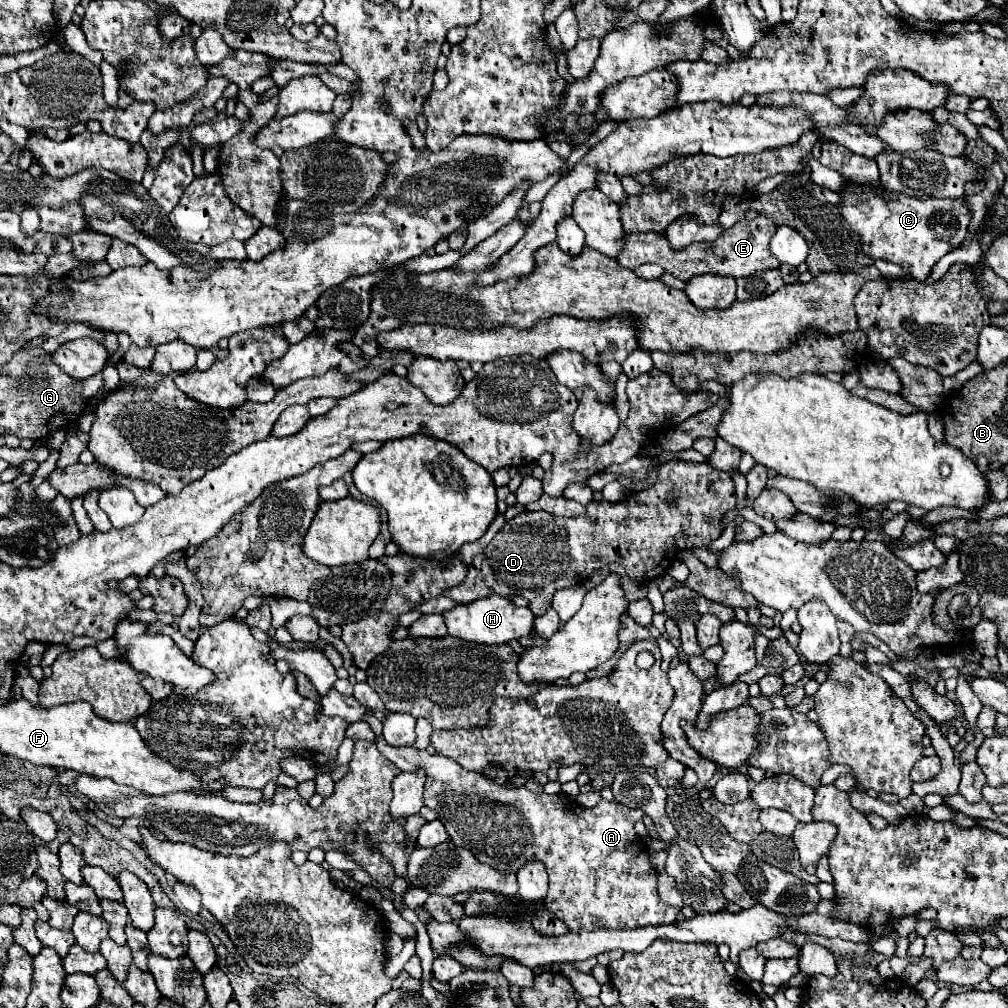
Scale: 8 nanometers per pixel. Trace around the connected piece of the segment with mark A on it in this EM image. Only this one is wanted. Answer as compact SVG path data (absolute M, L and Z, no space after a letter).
M384 737L376 739L376 745L378 745L378 751L384 753L386 759L390 759L400 771L418 771L422 769L426 773L426 785L424 785L424 805L428 809L434 809L438 813L438 819L442 821L442 825L446 827L448 835L450 835L450 841L456 845L456 847L464 847L468 851L474 853L476 859L480 859L482 863L486 865L492 865L494 869L502 871L502 873L518 873L520 867L524 867L528 861L540 861L548 875L550 875L550 889L548 889L548 897L544 901L544 907L554 913L558 919L562 919L570 931L594 931L594 929L636 929L636 927L646 927L646 925L664 925L664 923L674 923L676 921L676 915L680 913L680 909L676 907L670 907L666 903L660 901L658 897L658 885L656 885L656 871L654 867L650 865L650 855L648 855L648 849L644 849L644 843L640 841L640 837L636 835L634 831L634 823L638 819L644 817L644 811L642 809L628 809L626 805L620 805L620 803L612 803L612 801L600 801L596 807L592 809L580 809L580 805L574 805L574 801L564 795L564 793L558 793L558 795L546 795L546 793L532 793L530 789L526 787L508 787L508 785L500 785L496 781L492 781L490 777L486 777L484 773L474 773L474 771L466 771L464 767L460 767L456 761L452 761L450 757L444 757L444 755L432 755L428 751L420 751L416 747L390 747Z

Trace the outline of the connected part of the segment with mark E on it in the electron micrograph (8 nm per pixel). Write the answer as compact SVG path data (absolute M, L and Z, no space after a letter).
M758 215L752 221L740 221L732 229L724 231L714 243L704 243L704 245L690 245L688 249L674 251L664 235L658 233L626 233L624 235L624 253L616 257L616 263L624 269L636 269L638 265L644 263L656 263L664 271L672 273L678 279L690 281L696 275L704 273L714 273L714 275L730 275L730 277L746 277L756 271L766 271L766 269L778 269L780 261L772 257L772 251L768 249L768 241L772 239L772 233L776 233L776 225L768 219Z

